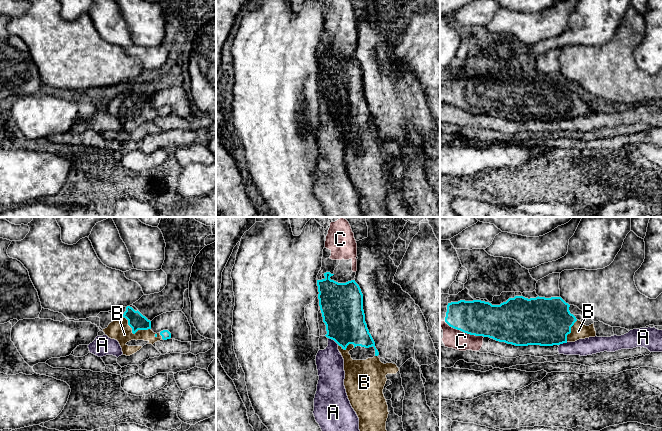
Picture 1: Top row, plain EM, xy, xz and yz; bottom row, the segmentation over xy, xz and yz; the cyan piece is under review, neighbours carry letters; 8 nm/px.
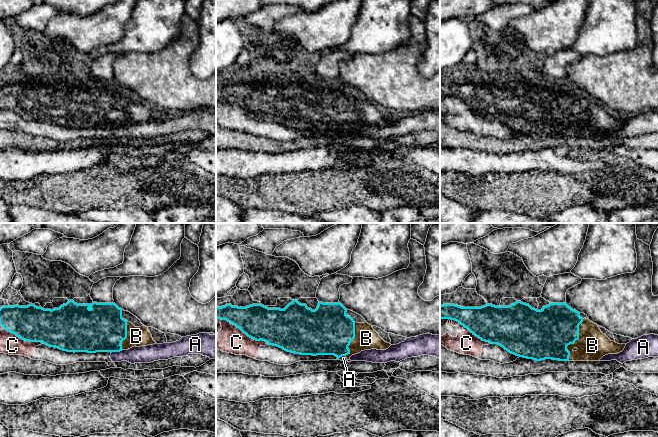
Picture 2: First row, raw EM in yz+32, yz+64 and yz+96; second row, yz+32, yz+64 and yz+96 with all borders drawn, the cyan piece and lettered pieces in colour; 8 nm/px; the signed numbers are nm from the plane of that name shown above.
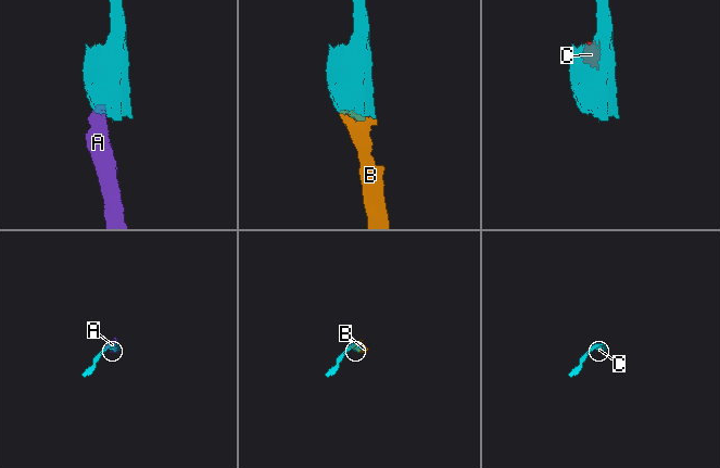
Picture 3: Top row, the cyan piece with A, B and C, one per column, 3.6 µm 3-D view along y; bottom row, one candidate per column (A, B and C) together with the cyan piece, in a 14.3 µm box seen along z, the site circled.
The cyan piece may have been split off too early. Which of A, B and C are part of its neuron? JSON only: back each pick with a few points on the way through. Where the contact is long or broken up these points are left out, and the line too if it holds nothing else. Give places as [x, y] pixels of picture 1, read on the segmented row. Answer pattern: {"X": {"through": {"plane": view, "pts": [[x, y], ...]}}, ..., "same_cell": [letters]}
{"same_cell": ["B"]}

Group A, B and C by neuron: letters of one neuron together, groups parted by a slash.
A C / B

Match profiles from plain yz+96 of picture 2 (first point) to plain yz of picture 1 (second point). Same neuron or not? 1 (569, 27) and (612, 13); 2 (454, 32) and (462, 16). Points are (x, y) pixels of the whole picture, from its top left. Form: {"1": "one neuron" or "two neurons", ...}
{"1": "two neurons", "2": "two neurons"}

